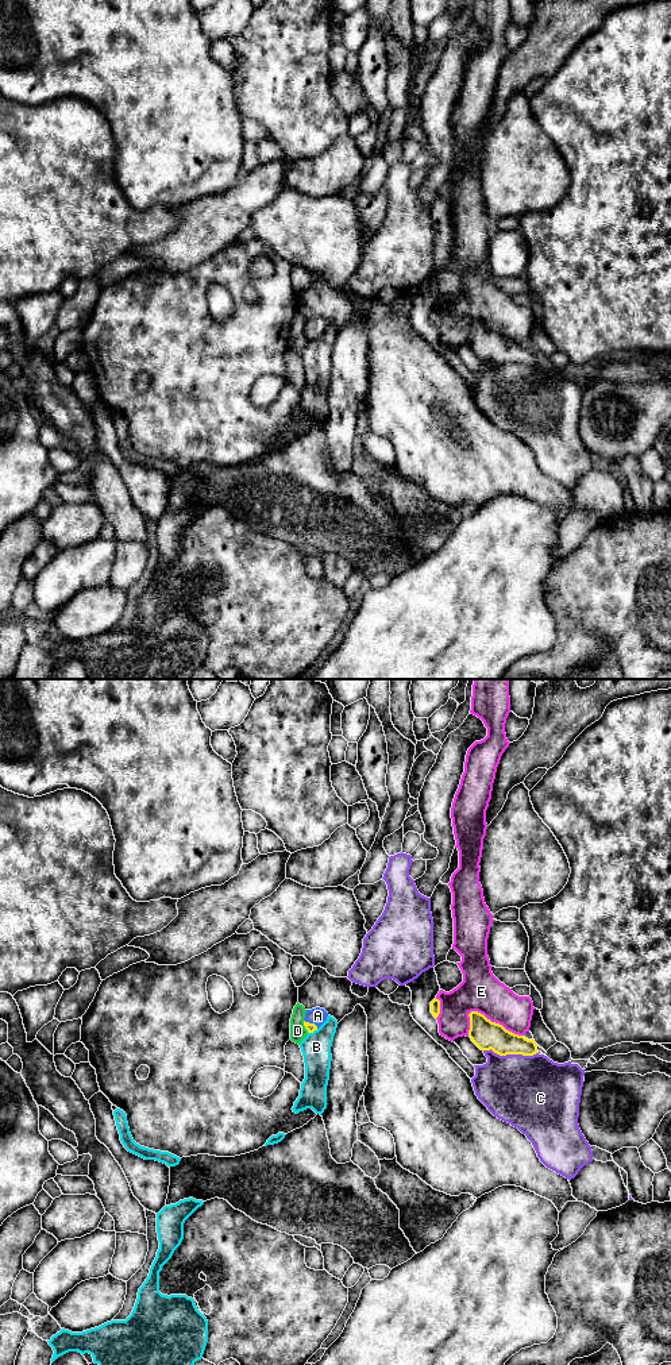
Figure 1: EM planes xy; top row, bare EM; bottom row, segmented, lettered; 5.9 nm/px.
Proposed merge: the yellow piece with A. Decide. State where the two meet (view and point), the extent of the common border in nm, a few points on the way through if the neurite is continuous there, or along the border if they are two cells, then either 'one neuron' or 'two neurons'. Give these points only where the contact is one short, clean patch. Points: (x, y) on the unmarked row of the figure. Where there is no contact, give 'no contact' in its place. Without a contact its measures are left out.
xy (311, 332) | 100 nm | across xy (311, 336), (311, 332), (317, 324) | one neuron

